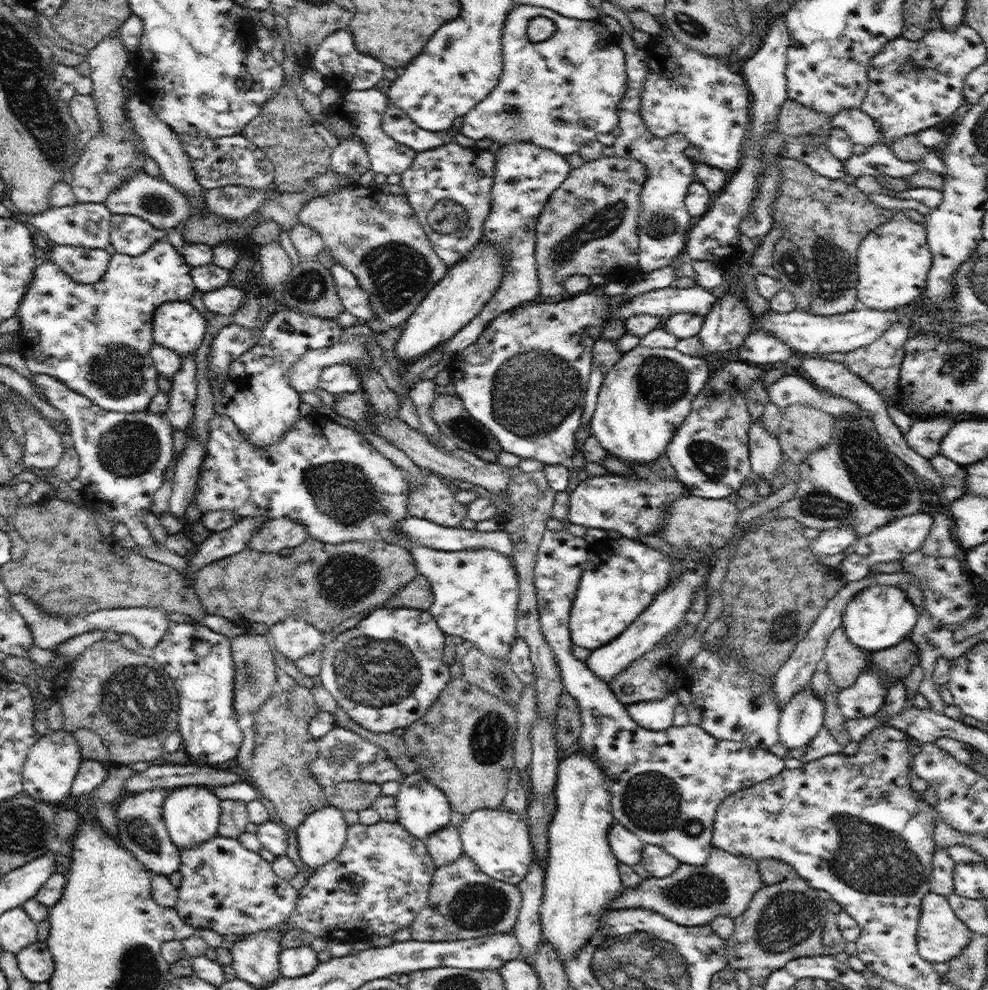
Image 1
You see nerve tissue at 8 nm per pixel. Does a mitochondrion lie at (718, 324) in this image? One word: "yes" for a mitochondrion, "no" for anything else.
no

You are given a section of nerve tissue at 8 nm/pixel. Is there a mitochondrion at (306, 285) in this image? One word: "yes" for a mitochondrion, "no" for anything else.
yes

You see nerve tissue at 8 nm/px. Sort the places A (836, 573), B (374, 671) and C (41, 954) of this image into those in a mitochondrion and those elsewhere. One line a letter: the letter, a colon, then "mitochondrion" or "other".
A: other
B: mitochondrion
C: other

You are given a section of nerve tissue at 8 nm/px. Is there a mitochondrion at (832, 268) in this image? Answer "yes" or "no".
yes

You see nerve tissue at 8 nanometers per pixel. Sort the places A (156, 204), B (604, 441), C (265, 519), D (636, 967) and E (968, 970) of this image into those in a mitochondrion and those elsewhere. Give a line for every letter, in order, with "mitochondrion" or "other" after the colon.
A: mitochondrion
B: other
C: other
D: mitochondrion
E: mitochondrion

